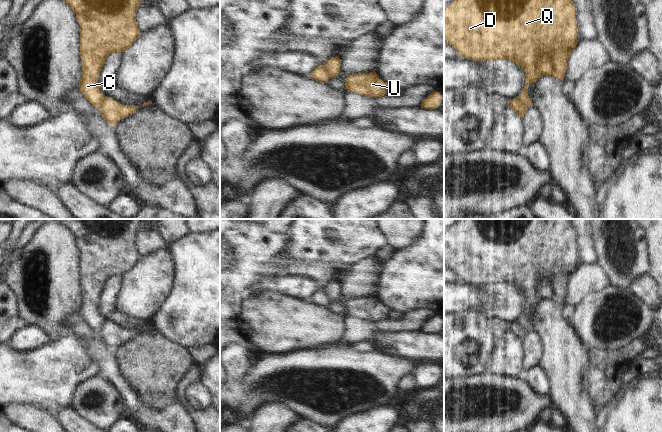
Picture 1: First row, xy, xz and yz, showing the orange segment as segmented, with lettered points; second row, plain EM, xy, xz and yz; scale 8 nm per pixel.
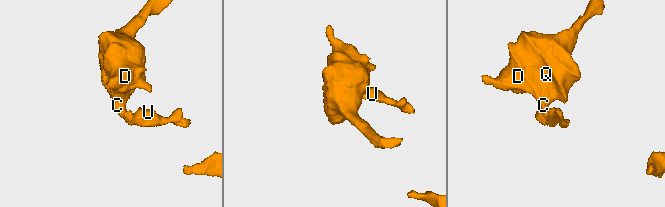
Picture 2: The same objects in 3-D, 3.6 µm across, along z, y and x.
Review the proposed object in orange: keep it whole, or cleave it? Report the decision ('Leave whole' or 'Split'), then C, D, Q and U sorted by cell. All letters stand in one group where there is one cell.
Split. Groups: C D Q / U

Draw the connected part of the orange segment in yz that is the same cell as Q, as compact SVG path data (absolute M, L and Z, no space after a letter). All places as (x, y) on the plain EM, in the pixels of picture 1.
M458 219L457 222L448 230L444 231L444 265L450 268L457 275L457 280L475 285L493 285L496 283L510 283L517 290L521 291L525 298L525 309L522 317L518 320L528 333L531 330L531 323L528 320L528 311L544 299L564 305L567 294L567 284L573 273L577 269L577 246L575 240L575 229L572 219Z

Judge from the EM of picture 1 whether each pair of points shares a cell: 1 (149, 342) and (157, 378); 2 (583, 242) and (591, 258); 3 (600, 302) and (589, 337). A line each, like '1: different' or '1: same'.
1: same
2: same
3: same

